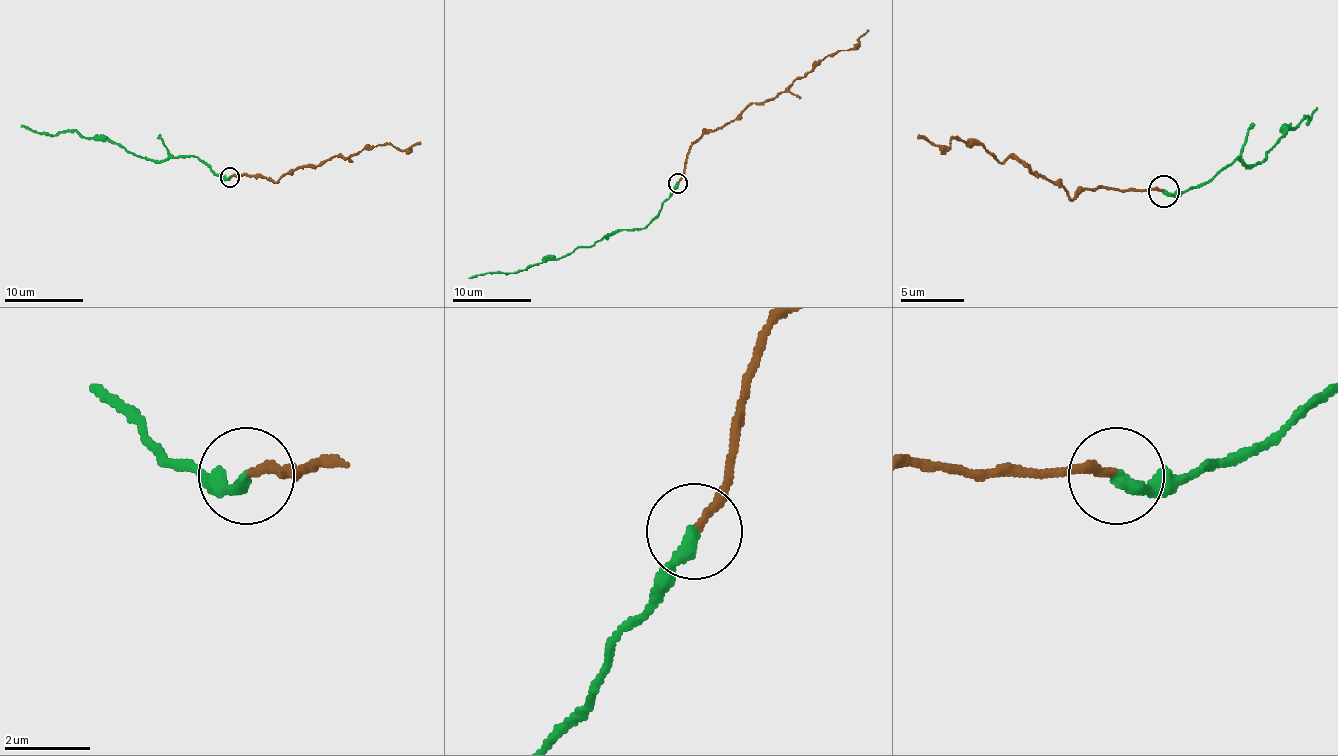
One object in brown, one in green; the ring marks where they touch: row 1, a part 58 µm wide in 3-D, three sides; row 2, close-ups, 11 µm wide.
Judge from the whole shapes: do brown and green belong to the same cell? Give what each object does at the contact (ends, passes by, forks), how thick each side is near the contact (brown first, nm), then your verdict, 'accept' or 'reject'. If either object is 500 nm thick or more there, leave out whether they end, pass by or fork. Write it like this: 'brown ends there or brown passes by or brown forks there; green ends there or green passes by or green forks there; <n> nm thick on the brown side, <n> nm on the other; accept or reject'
brown ends there; green ends there; 200 nm thick on the brown side, 320 nm on the other; accept

